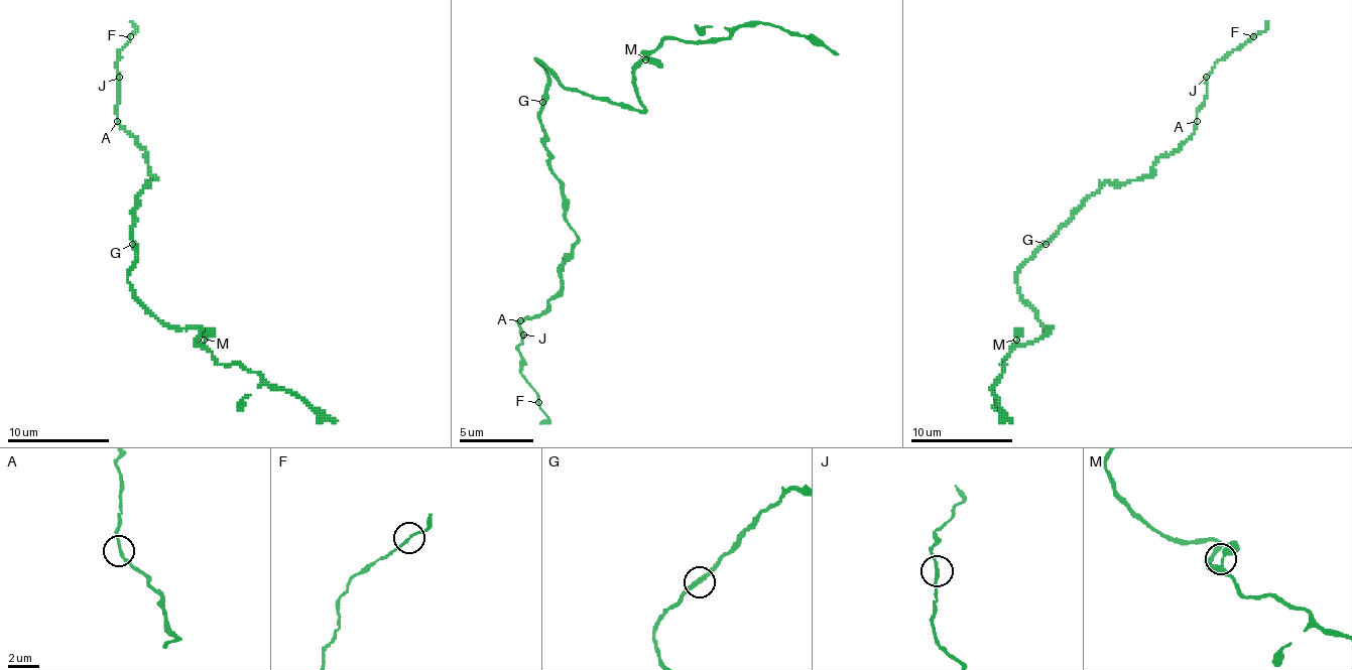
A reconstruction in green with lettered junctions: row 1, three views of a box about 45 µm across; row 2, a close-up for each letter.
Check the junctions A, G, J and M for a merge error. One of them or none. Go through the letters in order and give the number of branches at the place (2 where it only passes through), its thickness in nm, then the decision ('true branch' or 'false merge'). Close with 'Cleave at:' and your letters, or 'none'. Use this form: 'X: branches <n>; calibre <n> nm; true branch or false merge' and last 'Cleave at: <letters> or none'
A: branches 2; calibre 200 nm; true branch
G: branches 2; calibre 300 nm; true branch
J: branches 2; calibre 170 nm; true branch
M: branches 3; calibre 300 nm; true branch
Cleave at: none

